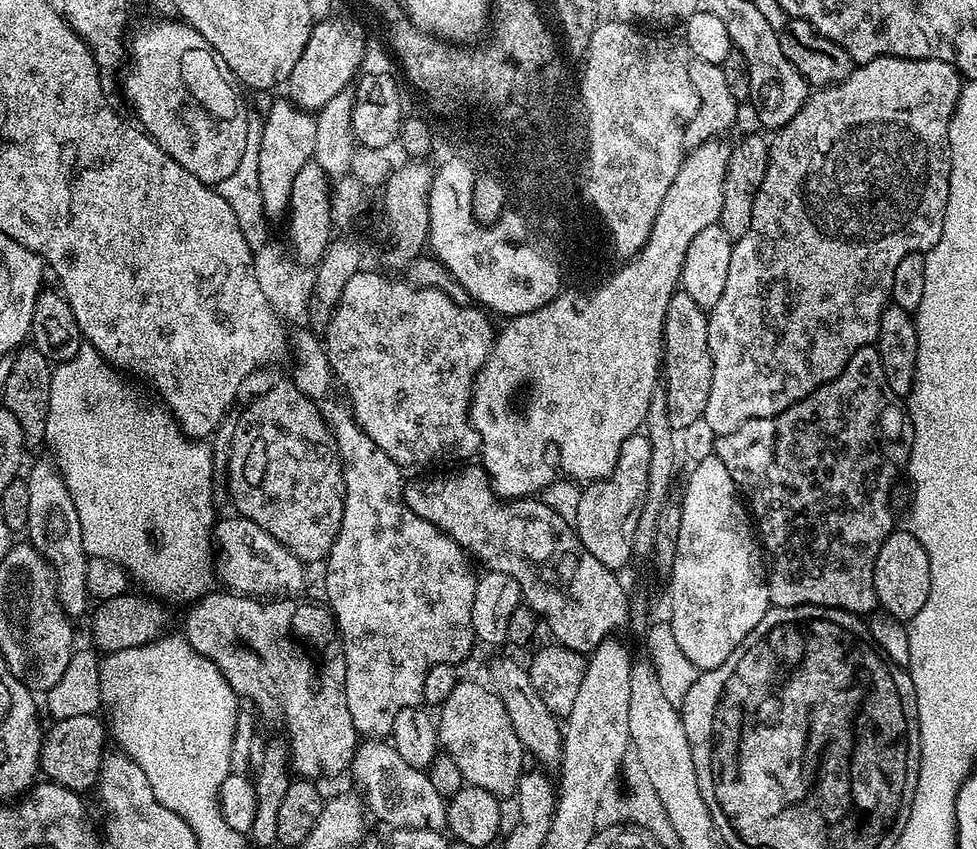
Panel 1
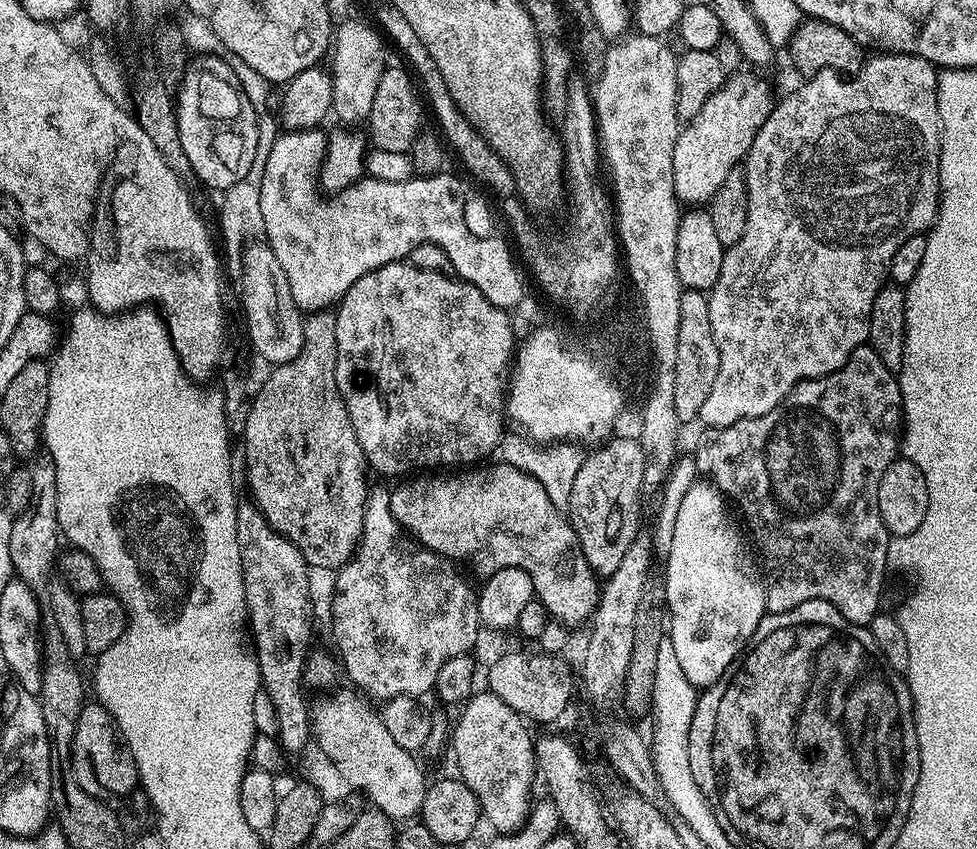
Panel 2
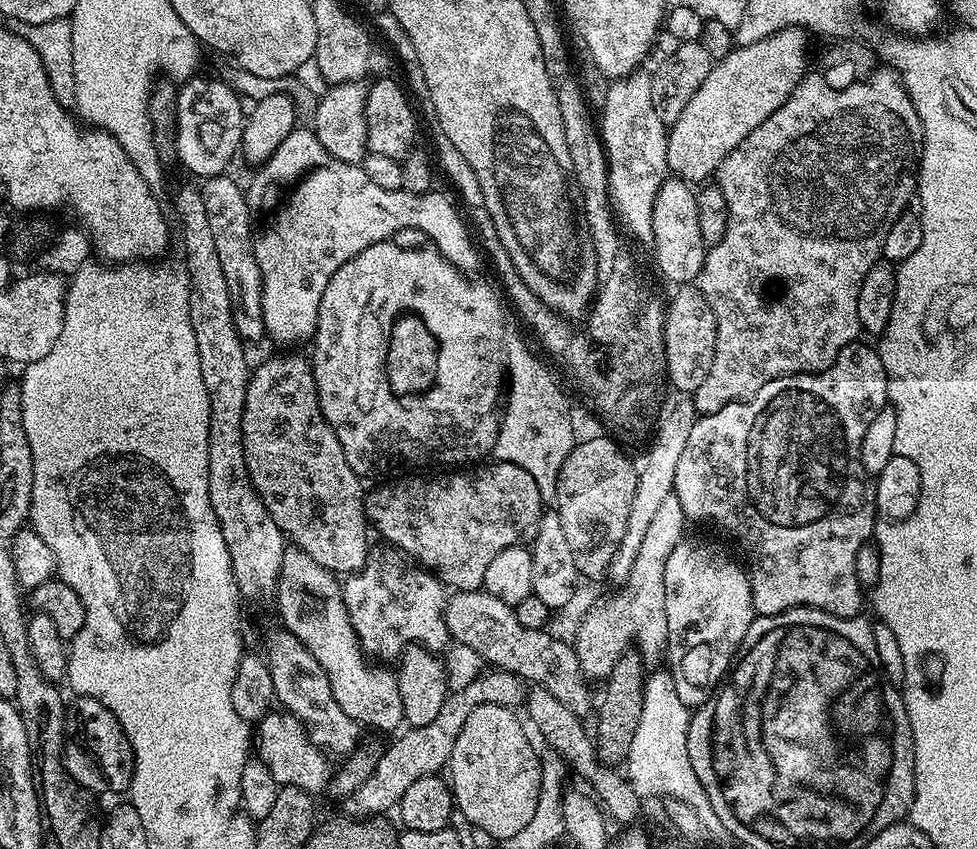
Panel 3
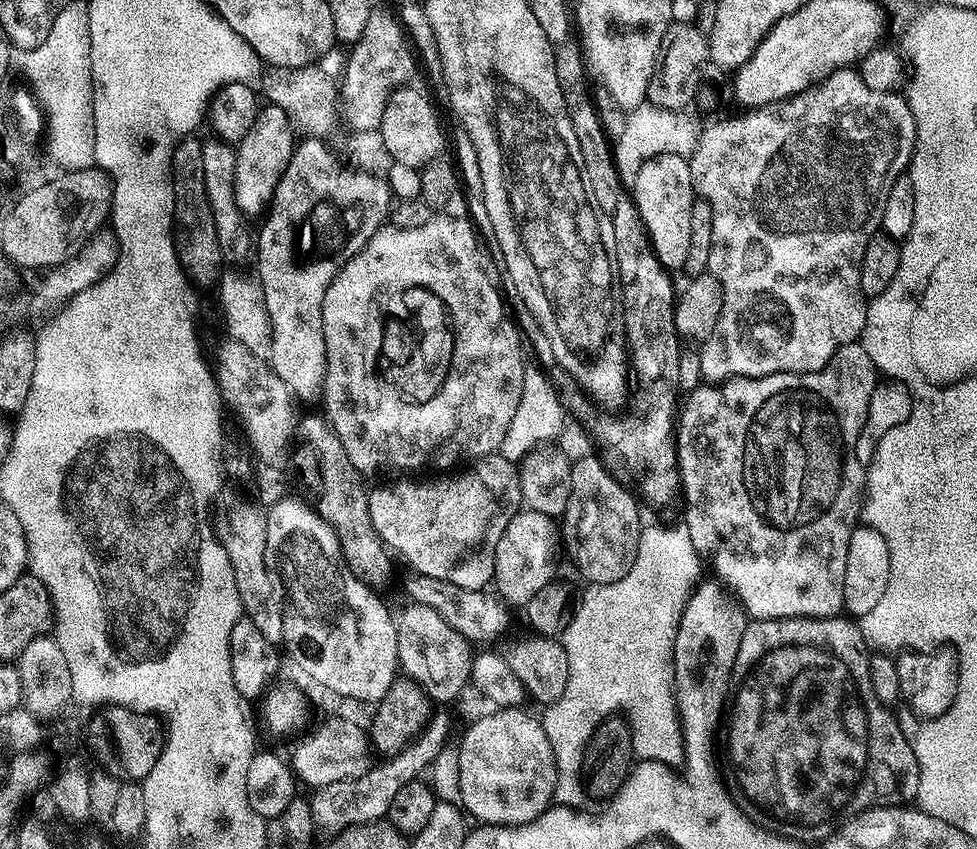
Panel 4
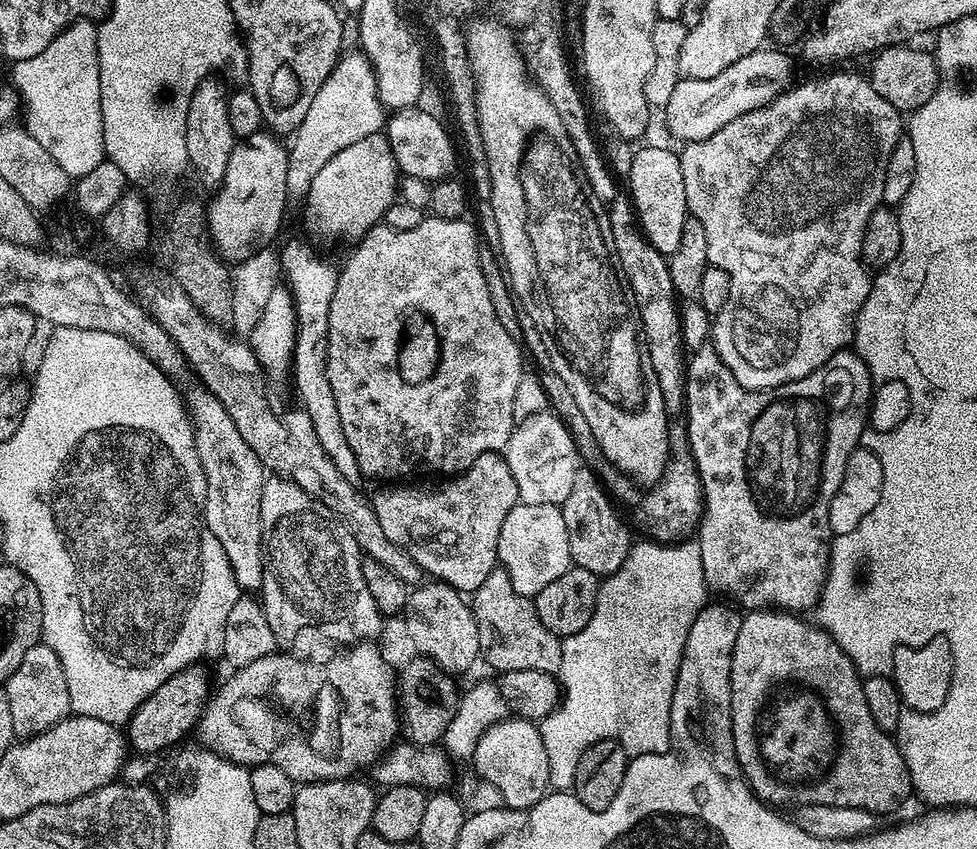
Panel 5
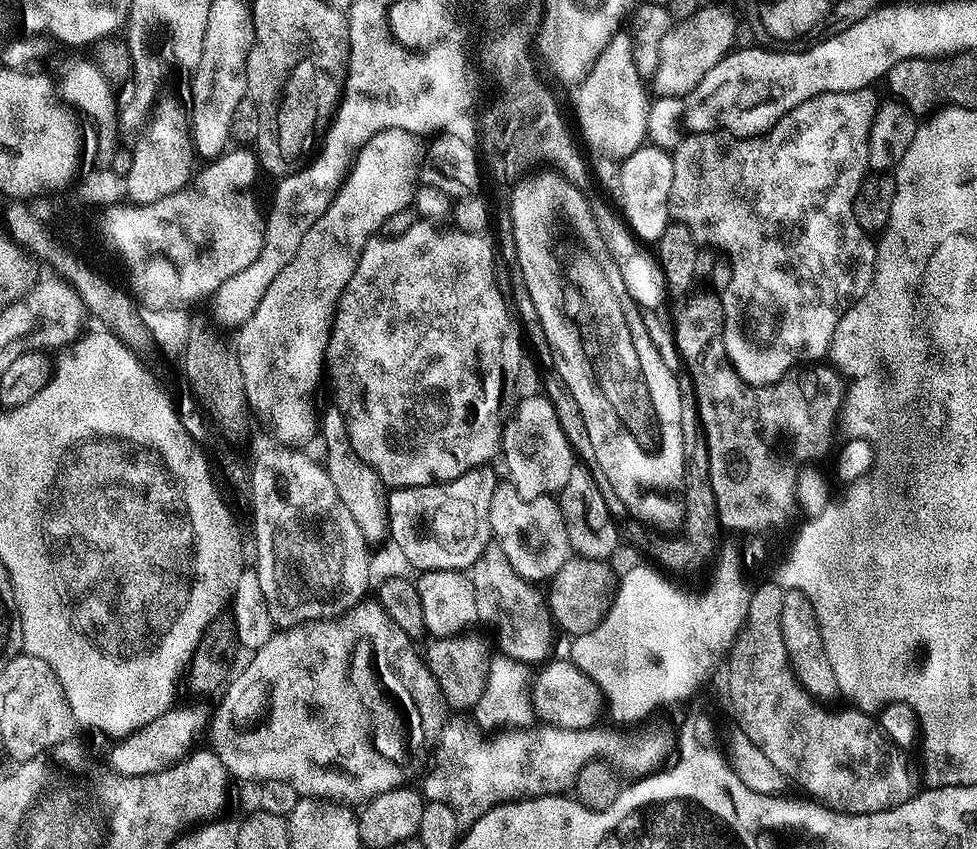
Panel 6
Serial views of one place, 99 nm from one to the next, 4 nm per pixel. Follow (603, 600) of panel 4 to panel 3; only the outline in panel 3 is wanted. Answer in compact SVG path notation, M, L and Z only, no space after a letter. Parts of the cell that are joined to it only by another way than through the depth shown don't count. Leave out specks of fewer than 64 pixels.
M675 494L667 496L651 519L646 534L643 535L642 546L638 549L627 580L619 589L621 592L616 592L609 600L594 605L581 618L580 625L576 628L574 647L581 670L586 677L607 678L619 656L633 645L648 662L658 659L659 656L661 659L665 655L668 646L668 627L664 601L664 567L673 546L680 543L685 535L684 524L686 525L686 517L682 510L682 502L678 502Z

